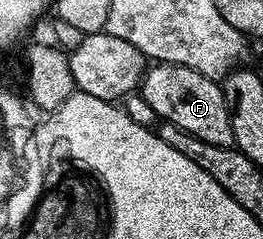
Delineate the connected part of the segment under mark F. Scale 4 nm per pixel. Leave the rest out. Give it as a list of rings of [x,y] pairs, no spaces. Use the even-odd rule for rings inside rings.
[[[163,61],[160,65],[152,64],[143,75],[141,95],[145,103],[153,107],[160,122],[173,123],[181,127],[181,131],[197,139],[205,139],[205,143],[213,143],[213,147],[234,146],[233,123],[229,107],[225,103],[223,86],[216,78],[208,77],[202,68],[174,65],[171,61]]]

